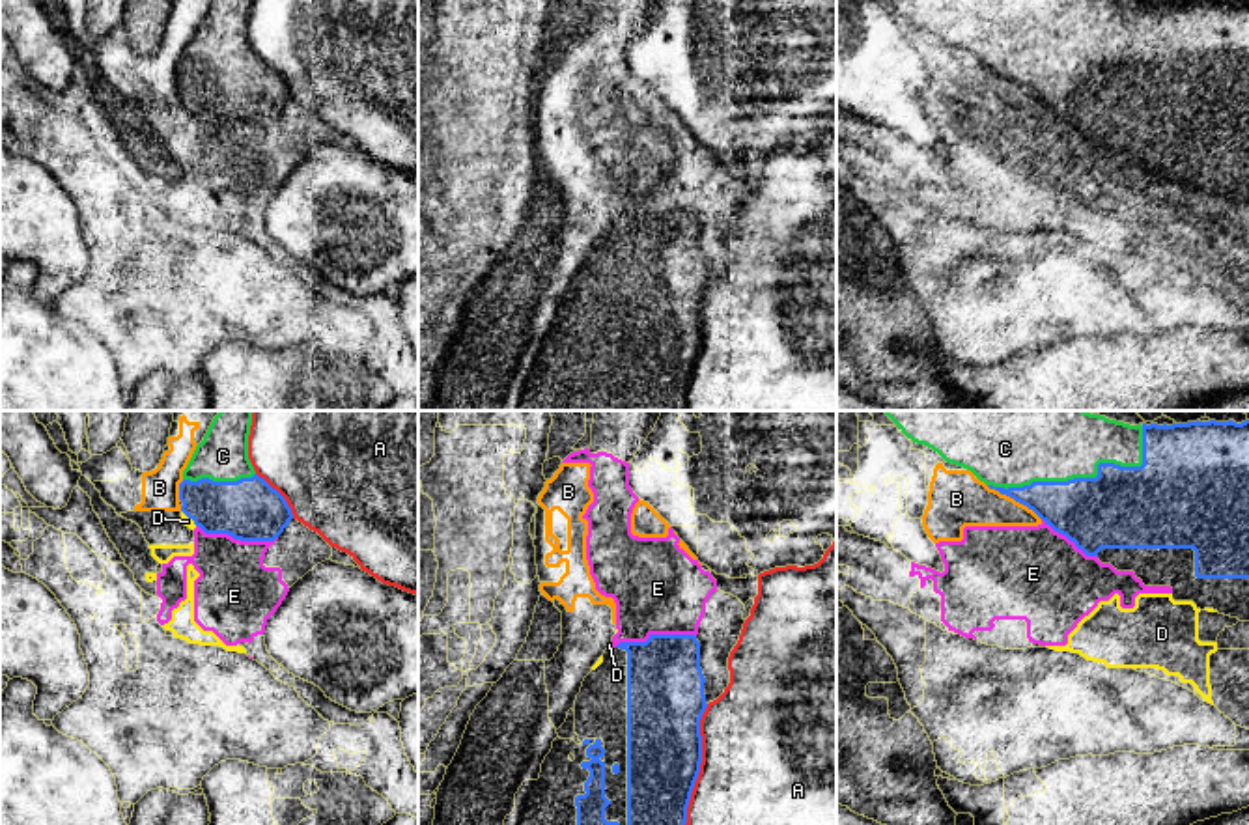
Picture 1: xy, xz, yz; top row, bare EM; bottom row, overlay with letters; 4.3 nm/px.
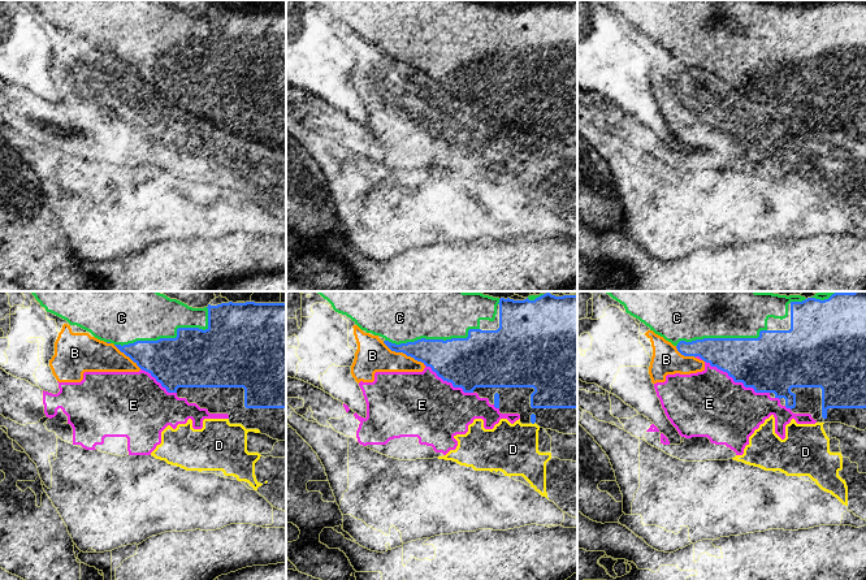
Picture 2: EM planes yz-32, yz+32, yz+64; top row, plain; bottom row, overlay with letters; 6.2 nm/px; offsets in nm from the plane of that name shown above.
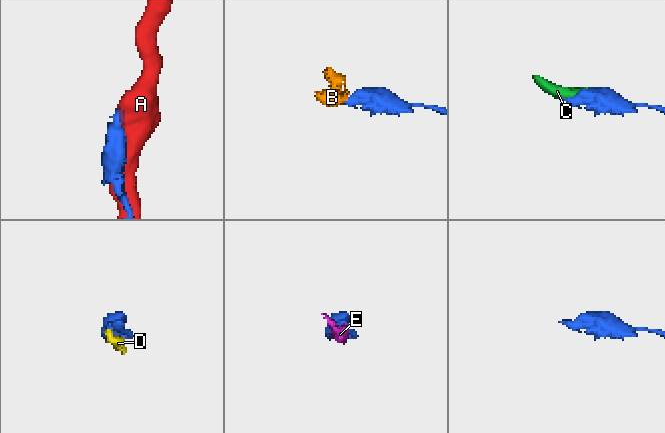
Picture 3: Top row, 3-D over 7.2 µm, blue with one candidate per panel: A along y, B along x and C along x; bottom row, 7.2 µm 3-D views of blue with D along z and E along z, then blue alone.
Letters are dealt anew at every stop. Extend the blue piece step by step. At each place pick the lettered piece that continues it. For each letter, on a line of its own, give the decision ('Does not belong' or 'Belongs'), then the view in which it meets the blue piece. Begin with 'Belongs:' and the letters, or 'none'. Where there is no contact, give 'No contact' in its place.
Belongs: C
A: Does not belong. Touches blue in xz
B: Does not belong. Touches blue in yz
C: Belongs. Touches blue in yz
D: Does not belong. Touches blue in xy
E: Does not belong. Touches blue in xz

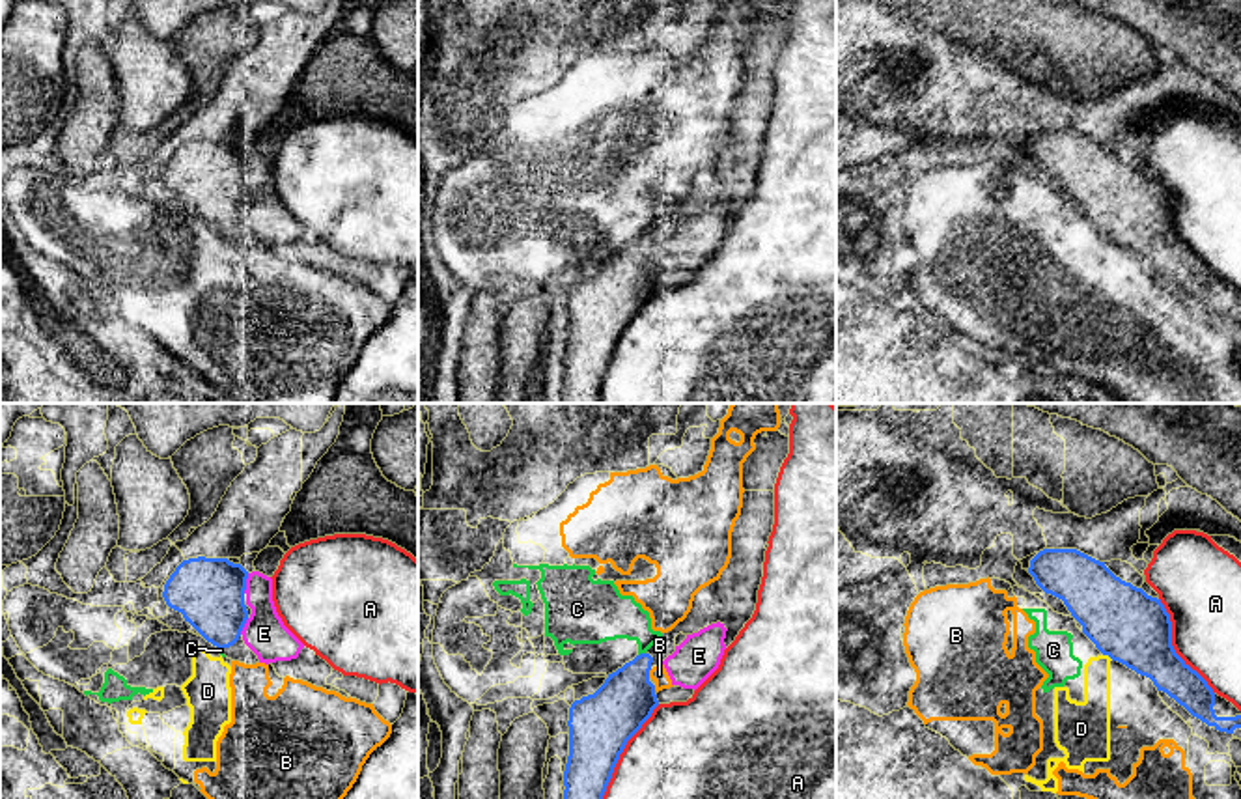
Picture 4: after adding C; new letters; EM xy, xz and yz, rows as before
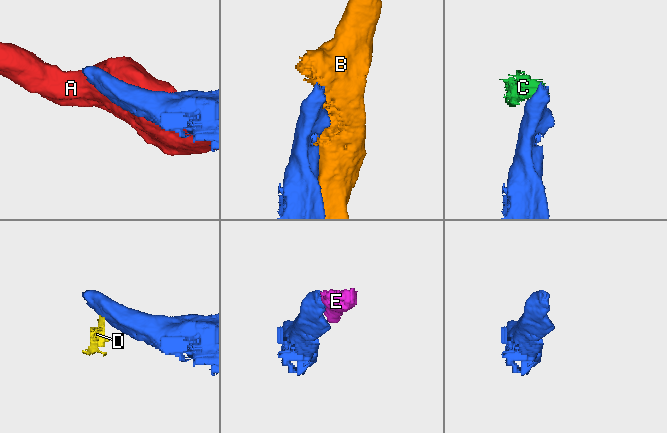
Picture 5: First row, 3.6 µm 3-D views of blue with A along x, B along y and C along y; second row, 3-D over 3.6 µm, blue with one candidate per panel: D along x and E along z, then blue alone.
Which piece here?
Belongs: E
A: Does not belong. Touches blue in yz
B: Does not belong. Touches blue in xz
C: Does not belong. Touches blue in xz
D: Does not belong. Touches blue in yz
E: Belongs. Touches blue in xy

